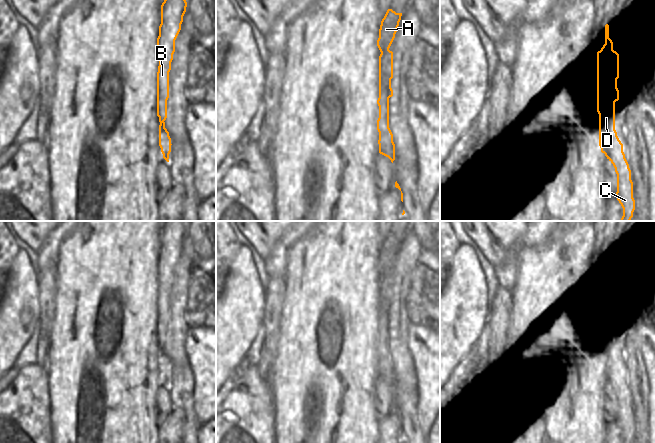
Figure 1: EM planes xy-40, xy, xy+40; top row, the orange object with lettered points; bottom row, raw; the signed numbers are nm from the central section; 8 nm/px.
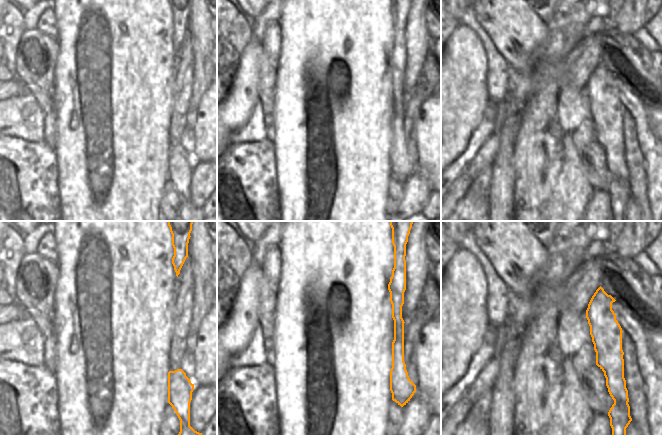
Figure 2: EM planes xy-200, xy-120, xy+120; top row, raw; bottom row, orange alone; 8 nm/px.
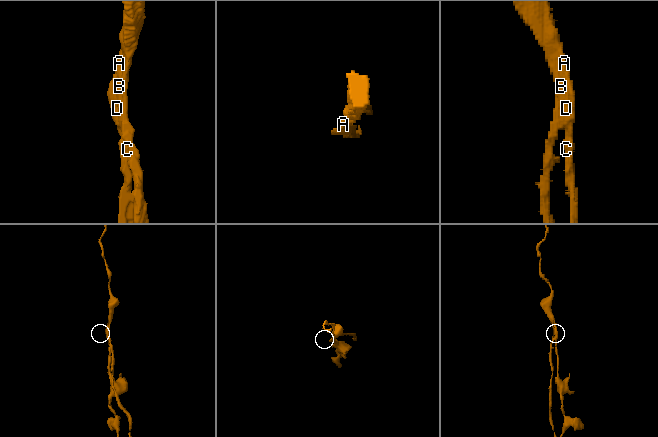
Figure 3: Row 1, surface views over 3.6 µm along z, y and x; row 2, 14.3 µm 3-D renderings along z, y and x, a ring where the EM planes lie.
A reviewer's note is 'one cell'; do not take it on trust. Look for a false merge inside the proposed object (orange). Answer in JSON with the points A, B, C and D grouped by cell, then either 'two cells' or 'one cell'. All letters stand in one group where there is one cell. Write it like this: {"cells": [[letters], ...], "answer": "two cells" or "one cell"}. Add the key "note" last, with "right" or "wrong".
{"cells": [["A", "B"], ["C", "D"]], "answer": "two cells", "note": "wrong"}

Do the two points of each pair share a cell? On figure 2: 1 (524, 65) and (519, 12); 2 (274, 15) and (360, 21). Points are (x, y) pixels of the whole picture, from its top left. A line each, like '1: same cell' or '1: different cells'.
1: same cell
2: different cells

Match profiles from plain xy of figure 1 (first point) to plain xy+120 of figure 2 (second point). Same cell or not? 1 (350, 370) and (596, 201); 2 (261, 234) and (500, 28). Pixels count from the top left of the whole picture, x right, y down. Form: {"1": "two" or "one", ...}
{"1": "two", "2": "one"}

